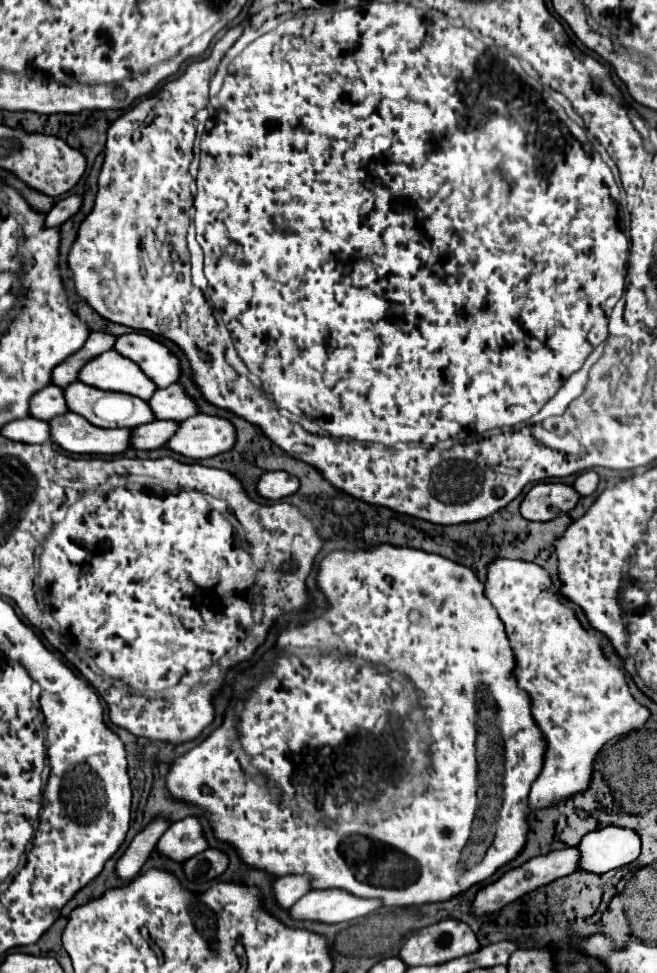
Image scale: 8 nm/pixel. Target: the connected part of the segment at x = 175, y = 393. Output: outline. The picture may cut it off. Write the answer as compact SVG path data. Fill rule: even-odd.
M179 382L157 390L149 404L157 420L187 420L189 416L199 414L195 398L191 398Z

